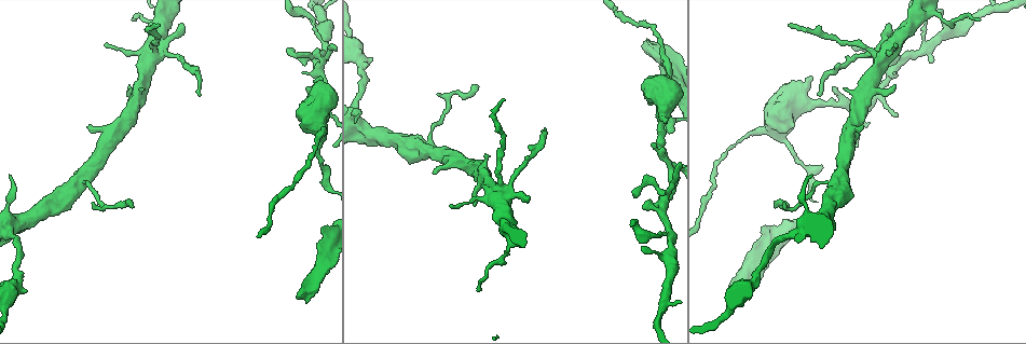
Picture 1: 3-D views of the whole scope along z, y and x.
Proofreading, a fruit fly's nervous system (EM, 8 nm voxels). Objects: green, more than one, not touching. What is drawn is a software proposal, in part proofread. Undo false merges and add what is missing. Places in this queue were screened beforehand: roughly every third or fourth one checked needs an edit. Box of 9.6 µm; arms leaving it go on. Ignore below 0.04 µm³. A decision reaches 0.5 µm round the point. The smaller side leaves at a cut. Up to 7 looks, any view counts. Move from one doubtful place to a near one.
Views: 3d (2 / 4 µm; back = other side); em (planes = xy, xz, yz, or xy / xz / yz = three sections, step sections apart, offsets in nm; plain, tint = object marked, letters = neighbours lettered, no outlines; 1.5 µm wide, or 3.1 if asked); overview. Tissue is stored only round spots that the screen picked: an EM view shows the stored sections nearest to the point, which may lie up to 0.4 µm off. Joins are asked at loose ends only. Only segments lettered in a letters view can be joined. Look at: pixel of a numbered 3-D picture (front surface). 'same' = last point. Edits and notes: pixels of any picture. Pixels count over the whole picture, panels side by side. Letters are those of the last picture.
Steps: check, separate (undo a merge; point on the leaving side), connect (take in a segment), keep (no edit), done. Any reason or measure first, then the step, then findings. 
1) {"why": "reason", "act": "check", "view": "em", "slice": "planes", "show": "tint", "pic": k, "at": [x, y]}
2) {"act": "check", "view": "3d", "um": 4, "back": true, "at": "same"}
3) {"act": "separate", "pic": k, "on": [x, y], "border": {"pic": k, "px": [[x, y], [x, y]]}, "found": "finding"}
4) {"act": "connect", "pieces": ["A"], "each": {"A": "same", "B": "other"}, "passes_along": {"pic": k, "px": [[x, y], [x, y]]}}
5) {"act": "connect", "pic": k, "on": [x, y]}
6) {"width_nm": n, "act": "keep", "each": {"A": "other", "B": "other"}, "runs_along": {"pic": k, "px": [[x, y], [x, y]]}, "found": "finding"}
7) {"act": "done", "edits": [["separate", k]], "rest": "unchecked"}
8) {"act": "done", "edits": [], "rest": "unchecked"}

{"act": "check", "view": "em", "slice": "planes", "show": "letters", "pic": 1, "at": [299, 298]}

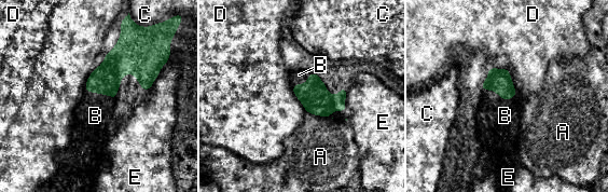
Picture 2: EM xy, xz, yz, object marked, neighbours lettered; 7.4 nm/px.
{"act": "connect", "pieces": ["B"], "each": {"A": "other", "B": "same", "C": "other", "D": "other", "E": "other"}, "passes_along": {"pic": 2, "px": [[499, 80], [498, 94], [505, 115]]}, "found": "it goes on there"}

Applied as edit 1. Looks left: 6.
{"act": "check", "view": "overview"}

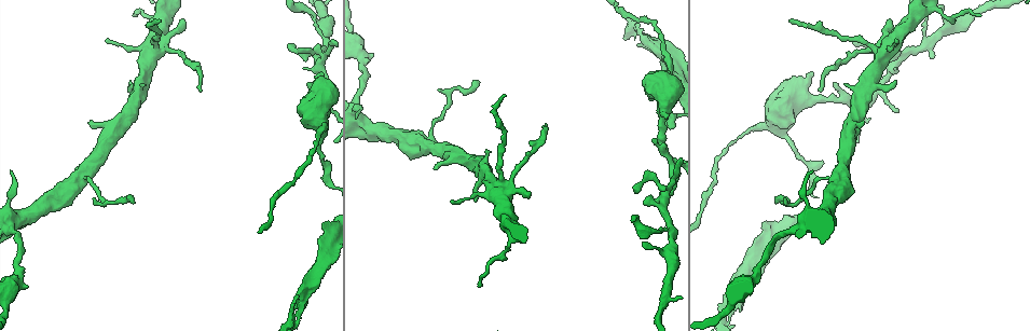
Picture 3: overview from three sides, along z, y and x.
{"why": "free end", "act": "check", "view": "em", "slice": "planes", "show": "tint", "pic": 3, "at": [317, 74]}

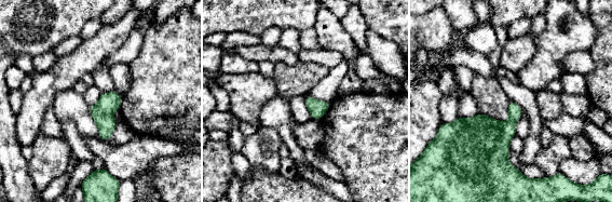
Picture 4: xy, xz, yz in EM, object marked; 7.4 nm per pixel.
{"act": "check", "view": "em", "slice": "planes", "show": "letters", "at": "same"}

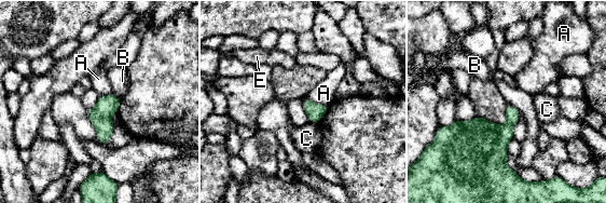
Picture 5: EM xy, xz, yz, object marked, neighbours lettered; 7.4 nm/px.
{"act": "keep", "each": {"A": "other", "B": "other", "C": "other", "E": "other"}, "border": {"pic": 5, "px": [[305, 97], [328, 106]]}, "found": "no lettered segment goes on from it"}

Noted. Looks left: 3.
{"why": "free end", "act": "check", "view": "em", "slice": "xy", "step": 8, "show": "tint", "pic": 3, "at": [898, 112]}

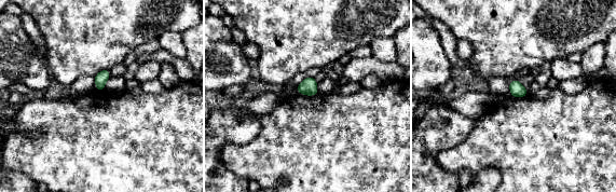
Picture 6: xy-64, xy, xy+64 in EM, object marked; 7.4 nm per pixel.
{"act": "check", "view": "em", "slice": "planes", "show": "letters", "at": "same"}

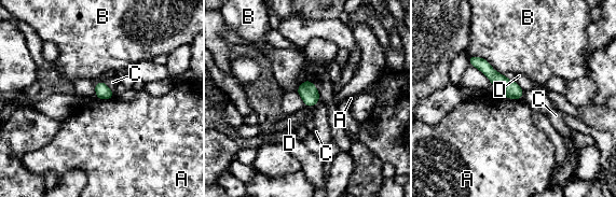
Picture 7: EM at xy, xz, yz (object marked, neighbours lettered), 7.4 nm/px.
{"act": "keep", "each": {"A": "other", "B": "other", "C": "other", "D": "other"}, "border": {"pic": 7, "px": [[495, 90], [509, 98], [520, 100]]}, "found": "no lettered segment goes on from it"}

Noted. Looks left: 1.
{"act": "done", "edits": [["connect", 2]], "rest": "unchecked"}

